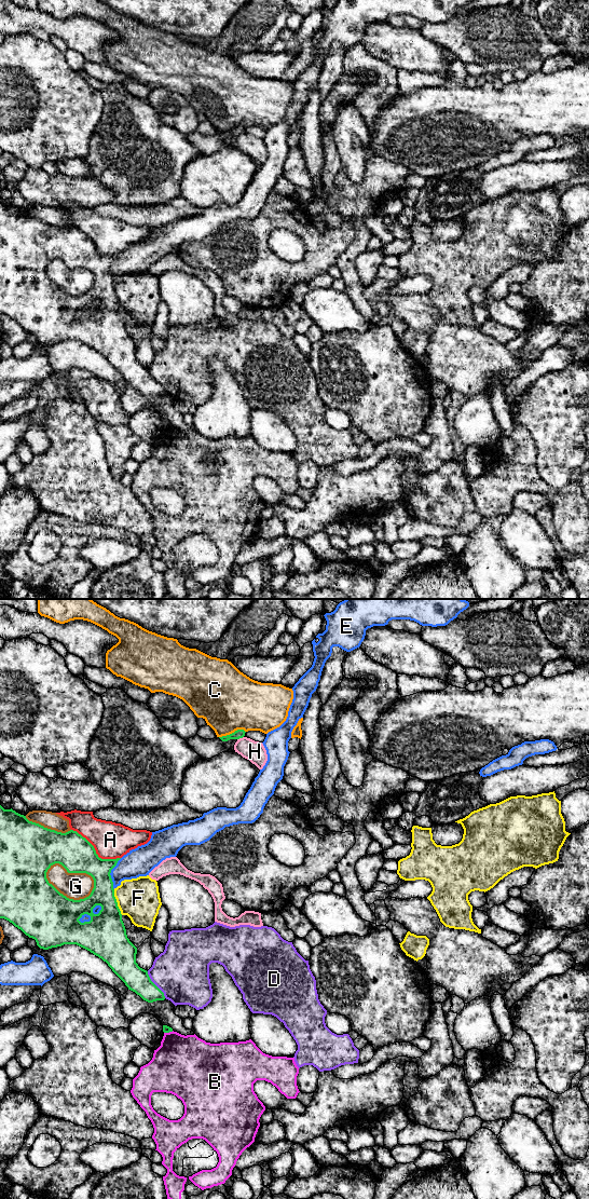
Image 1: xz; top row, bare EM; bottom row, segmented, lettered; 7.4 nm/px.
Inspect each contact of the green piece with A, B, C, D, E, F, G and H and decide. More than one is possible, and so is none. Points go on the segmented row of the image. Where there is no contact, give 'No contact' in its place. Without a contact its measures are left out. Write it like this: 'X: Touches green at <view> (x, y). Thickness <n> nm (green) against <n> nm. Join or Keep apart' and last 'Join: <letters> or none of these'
A: Touches green at xz (95, 852). Thickness 280 nm (green) against 260 nm. Keep apart
B: Touches green at xz (168, 1032). Thickness 50 nm (green) against 400 nm. Keep apart
C: Touches green at xz (232, 733). Thickness 70 nm (green) against 460 nm. Keep apart
D: Touches green at xz (154, 984). Thickness 180 nm (green) against 400 nm. Keep apart
E: Touches green at xz (109, 874). Thickness 240 nm (green) against 200 nm. Keep apart
F: Touches green at xz (117, 902). Thickness 300 nm (green) against 300 nm. Keep apart
G: Touches green at xz (73, 872). Thickness 280 nm (green) against 200 nm. Keep apart
H: Touches green at xz (240, 737). Thickness 70 nm (green) against 160 nm. Keep apart
Join: none of these

